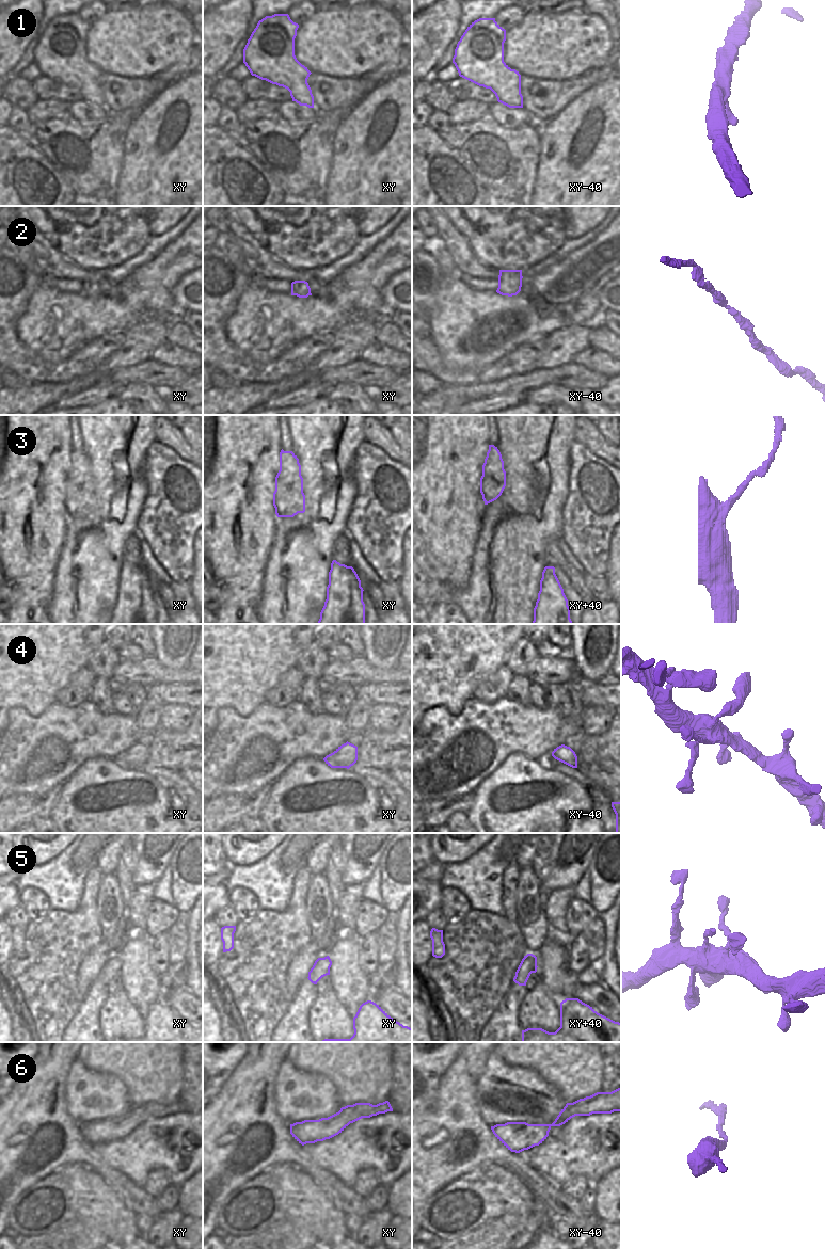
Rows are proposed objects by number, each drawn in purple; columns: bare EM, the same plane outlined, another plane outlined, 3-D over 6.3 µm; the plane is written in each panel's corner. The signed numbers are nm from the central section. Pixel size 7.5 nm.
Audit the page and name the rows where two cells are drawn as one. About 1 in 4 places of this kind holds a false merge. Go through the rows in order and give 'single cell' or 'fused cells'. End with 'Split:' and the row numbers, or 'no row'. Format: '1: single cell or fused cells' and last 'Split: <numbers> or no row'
1: single cell
2: single cell
3: fused cells
4: single cell
5: single cell
6: single cell
Split: 3

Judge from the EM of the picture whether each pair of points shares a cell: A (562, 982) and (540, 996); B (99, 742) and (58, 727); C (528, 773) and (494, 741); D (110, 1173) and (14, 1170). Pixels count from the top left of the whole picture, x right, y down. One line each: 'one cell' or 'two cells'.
A: two cells
B: one cell
C: two cells
D: one cell

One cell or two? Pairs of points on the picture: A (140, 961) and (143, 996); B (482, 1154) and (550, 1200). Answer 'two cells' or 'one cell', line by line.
A: one cell
B: one cell

